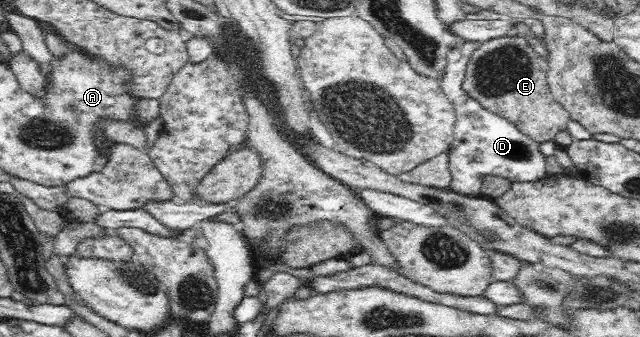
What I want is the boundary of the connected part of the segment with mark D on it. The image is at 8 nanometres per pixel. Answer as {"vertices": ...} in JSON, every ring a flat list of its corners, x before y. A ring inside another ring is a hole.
{"vertices":[[466,40,452,46,448,52,444,76,440,80,441,89,452,103,456,116,454,143,447,153,449,172,451,173,451,184,448,188,453,192,471,196,482,194,483,177,499,176,512,183,522,183,535,182,548,175,547,162,544,154,540,153,538,142,524,135,512,122,485,110,476,99,472,99,467,92,464,92,463,80,467,71,467,64,472,53,480,46,478,43,479,41]]}

